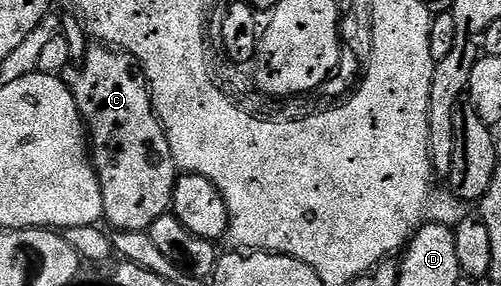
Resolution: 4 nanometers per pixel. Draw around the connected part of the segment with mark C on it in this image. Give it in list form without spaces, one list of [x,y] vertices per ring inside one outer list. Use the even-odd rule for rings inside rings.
[[[90,46],[87,47],[86,55],[81,57],[78,69],[74,72],[74,77],[69,77],[70,92],[74,95],[74,101],[78,107],[78,113],[81,114],[83,121],[88,125],[88,140],[92,145],[92,163],[95,172],[98,174],[98,180],[102,183],[102,215],[105,223],[110,223],[111,229],[119,232],[128,230],[147,231],[156,218],[167,215],[171,211],[174,202],[174,187],[180,175],[180,169],[172,158],[172,150],[168,146],[166,131],[162,129],[162,122],[158,118],[158,111],[154,109],[154,97],[150,94],[150,86],[147,77],[140,71],[140,65],[129,52],[119,50],[113,46]]]

